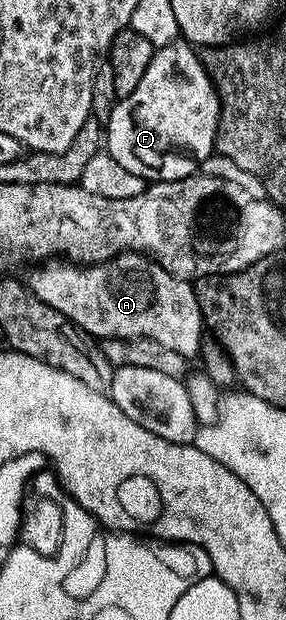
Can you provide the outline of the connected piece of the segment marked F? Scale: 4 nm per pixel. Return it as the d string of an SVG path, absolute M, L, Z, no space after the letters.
M173 41L153 50L150 65L146 73L142 73L142 81L138 81L138 89L117 102L106 121L106 151L123 168L145 181L172 183L175 179L197 174L204 158L213 154L219 120L220 99L202 65L197 48L184 41Z

